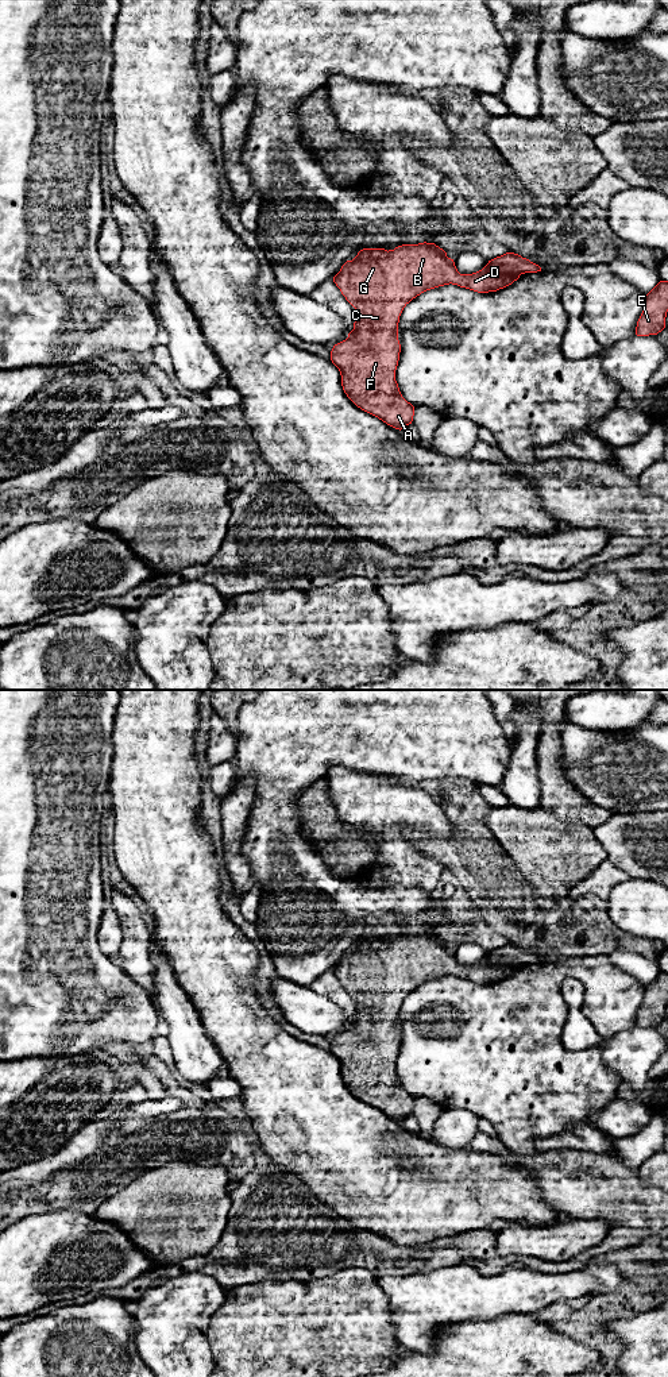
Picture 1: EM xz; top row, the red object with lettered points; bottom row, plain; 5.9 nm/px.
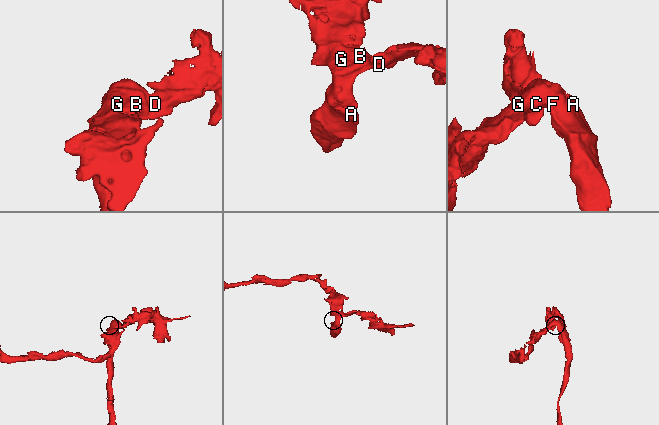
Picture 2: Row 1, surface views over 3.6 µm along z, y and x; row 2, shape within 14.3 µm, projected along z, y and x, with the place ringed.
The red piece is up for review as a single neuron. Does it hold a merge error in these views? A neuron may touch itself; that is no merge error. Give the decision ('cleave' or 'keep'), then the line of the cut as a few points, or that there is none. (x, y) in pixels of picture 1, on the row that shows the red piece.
cleave; cut xz (487, 263), (493, 269), (517, 272), (520, 274)

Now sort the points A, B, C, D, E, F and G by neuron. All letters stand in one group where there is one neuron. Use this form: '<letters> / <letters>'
A B C D F G / E

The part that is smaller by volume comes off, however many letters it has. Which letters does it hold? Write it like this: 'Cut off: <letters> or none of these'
Cut off: E

